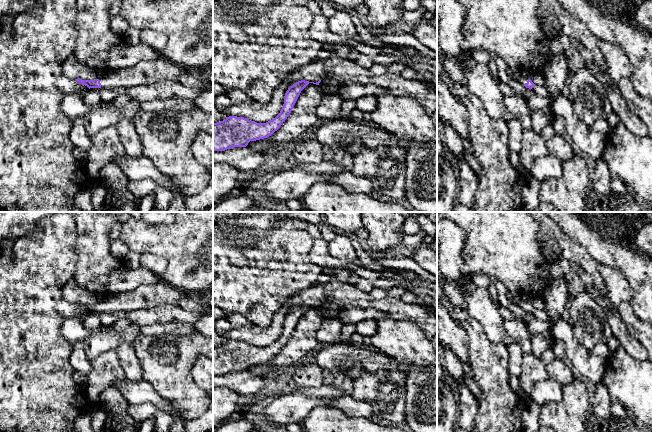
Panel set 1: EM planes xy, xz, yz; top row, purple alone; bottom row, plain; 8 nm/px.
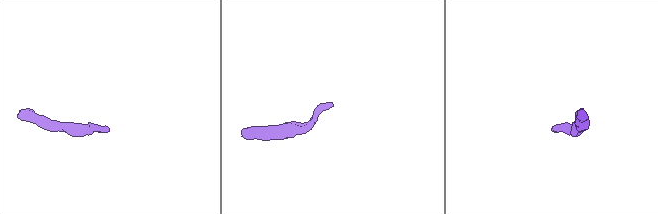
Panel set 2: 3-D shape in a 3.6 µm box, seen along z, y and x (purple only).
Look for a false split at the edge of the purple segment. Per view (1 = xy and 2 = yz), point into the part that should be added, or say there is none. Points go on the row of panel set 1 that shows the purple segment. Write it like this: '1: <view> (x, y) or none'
1: xy (162, 69)
2: yz (522, 80)

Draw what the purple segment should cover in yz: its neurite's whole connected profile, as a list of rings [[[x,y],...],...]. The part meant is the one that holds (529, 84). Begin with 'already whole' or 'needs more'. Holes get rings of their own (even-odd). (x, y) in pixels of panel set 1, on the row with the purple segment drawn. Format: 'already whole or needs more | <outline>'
needs more | [[[510,76],[512,80],[524,85],[526,88],[532,89],[534,83],[528,77]]]

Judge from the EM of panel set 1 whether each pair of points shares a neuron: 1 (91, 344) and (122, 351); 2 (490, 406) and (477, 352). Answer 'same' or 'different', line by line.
1: different
2: same

